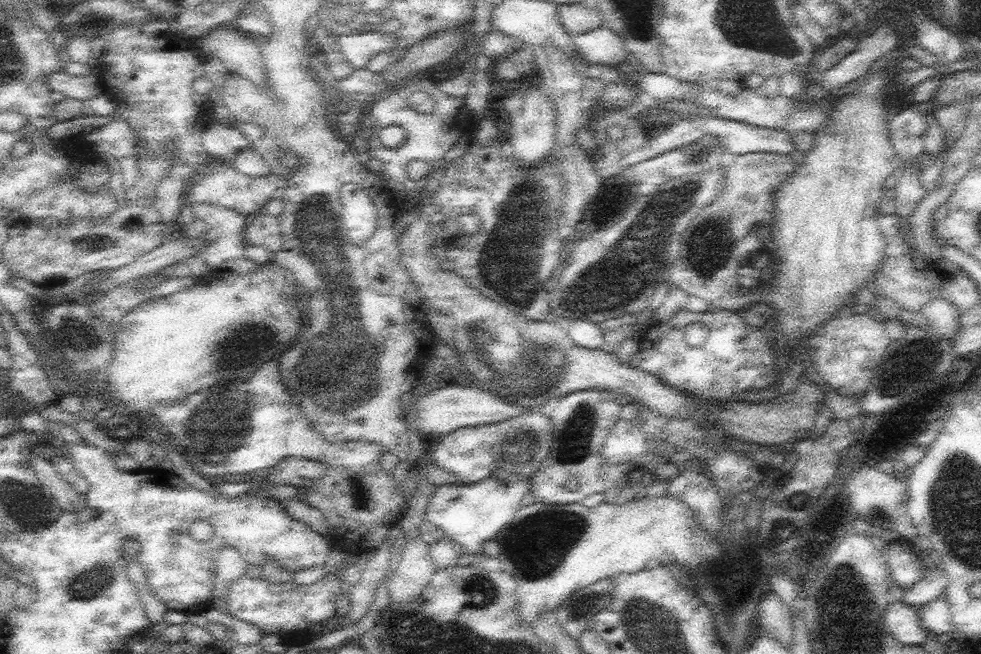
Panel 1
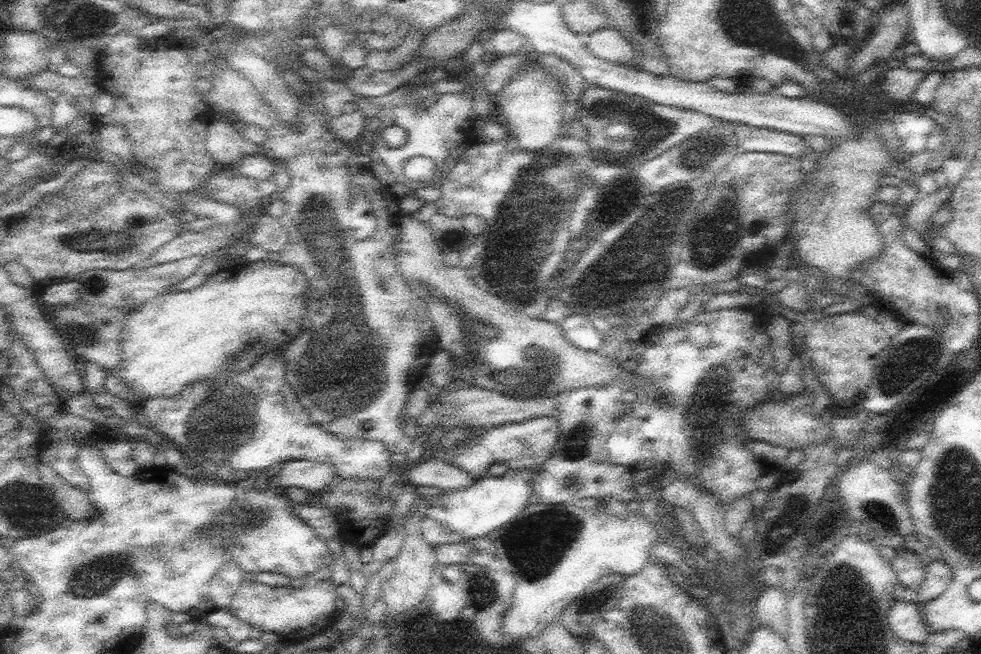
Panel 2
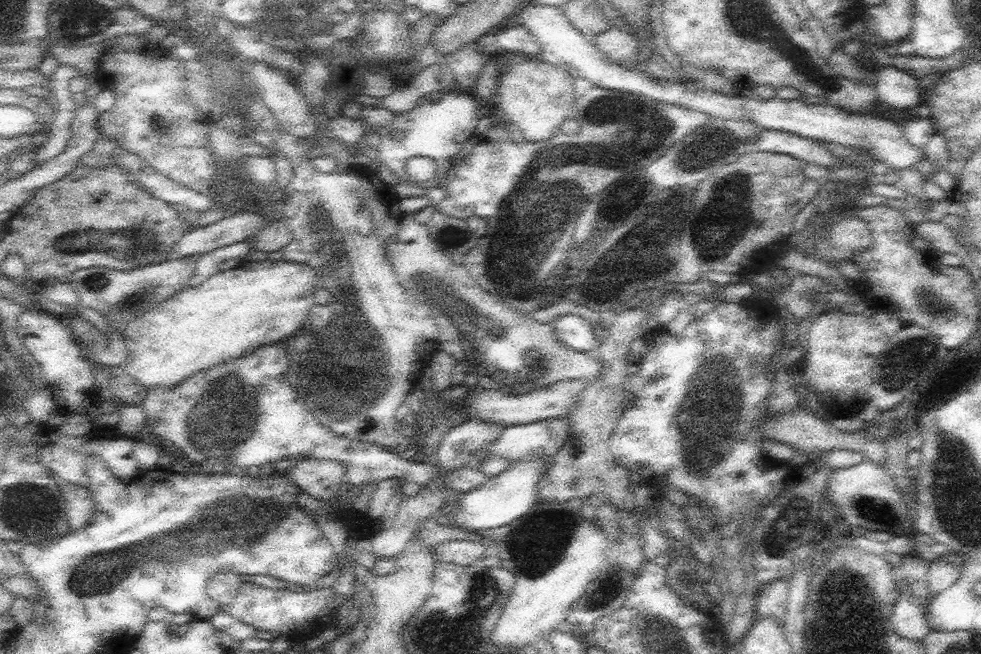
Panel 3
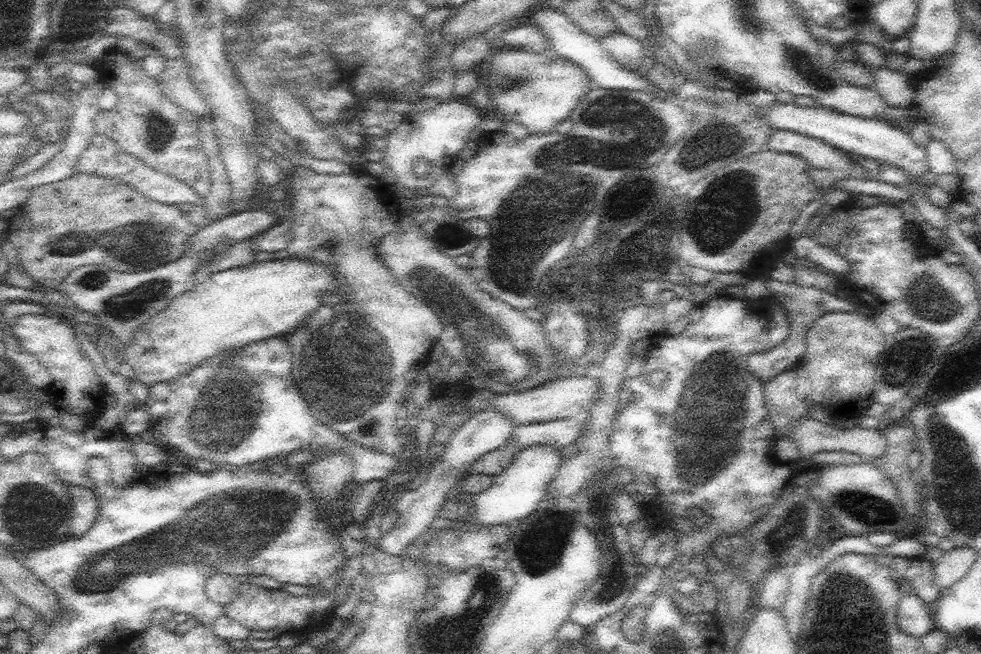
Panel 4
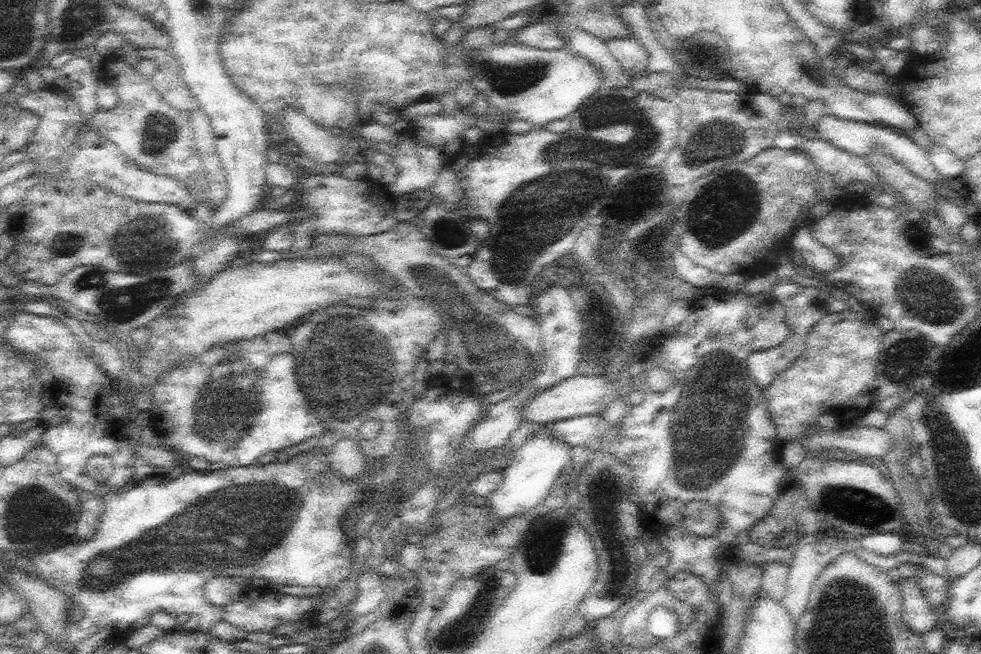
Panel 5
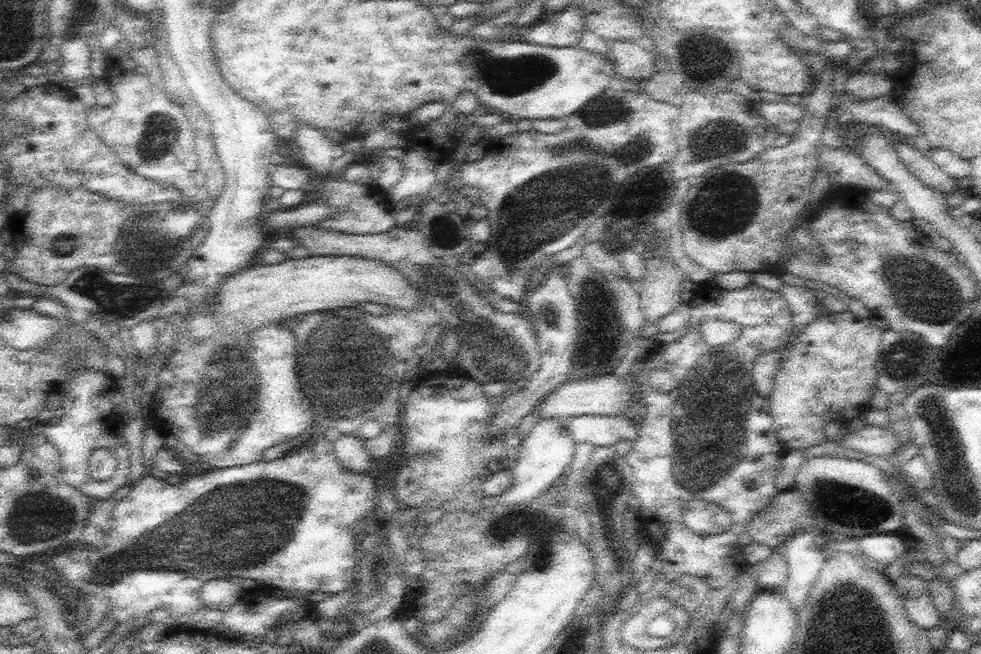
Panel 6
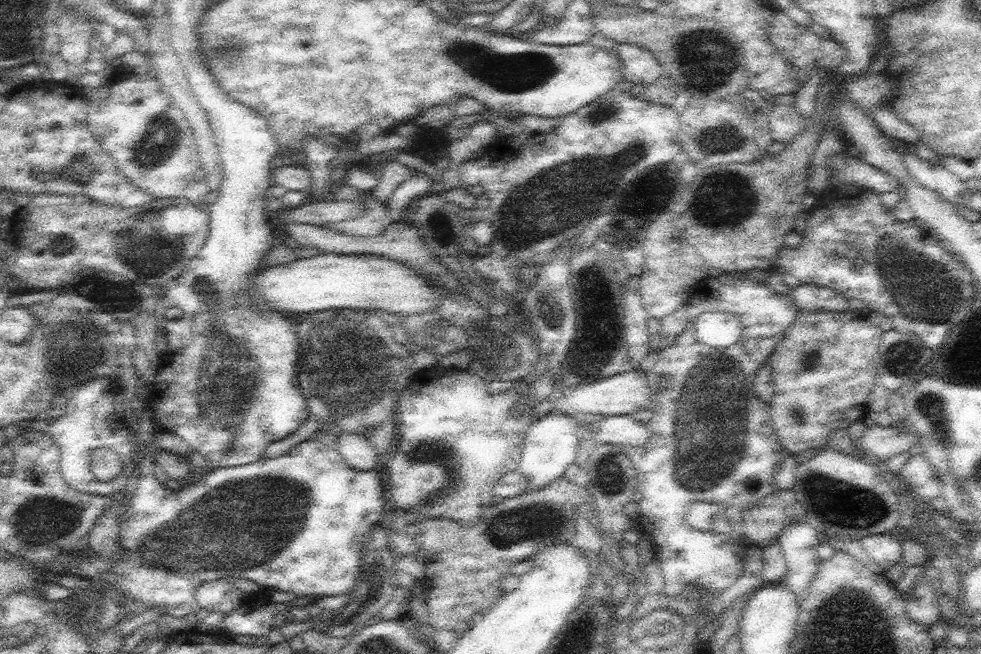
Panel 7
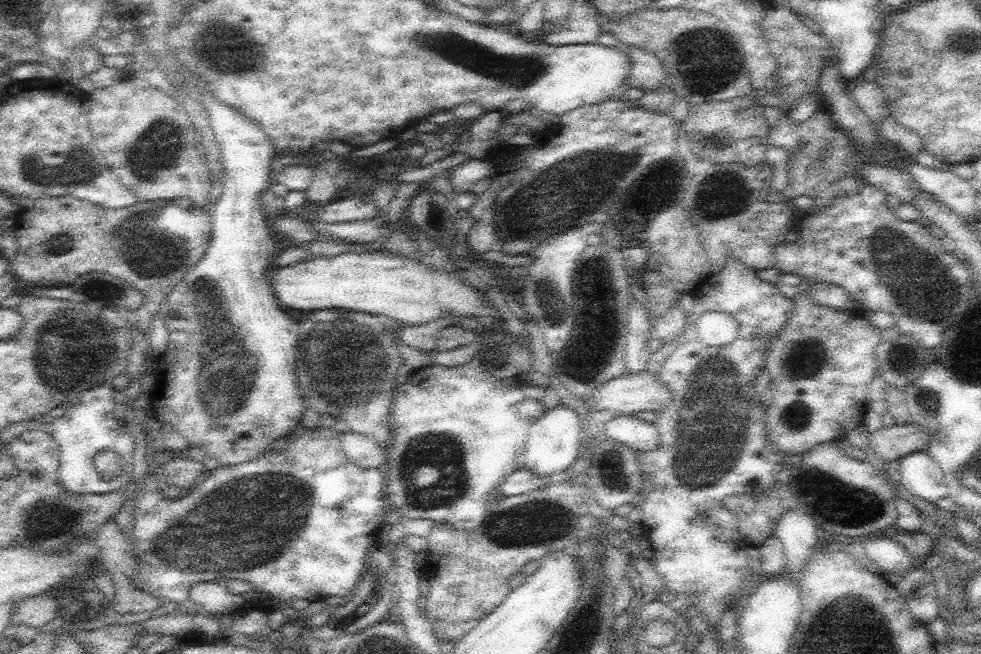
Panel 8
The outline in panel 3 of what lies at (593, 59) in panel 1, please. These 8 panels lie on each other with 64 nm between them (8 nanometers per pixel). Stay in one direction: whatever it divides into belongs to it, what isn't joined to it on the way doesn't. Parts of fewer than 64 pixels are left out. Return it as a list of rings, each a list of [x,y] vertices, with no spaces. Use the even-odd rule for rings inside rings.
[[[611,26],[611,30],[605,30],[603,34],[597,34],[593,42],[597,44],[599,50],[603,50],[607,54],[607,58],[613,58],[623,68],[639,66],[637,64],[637,44],[639,44],[639,40],[631,32],[623,32],[623,30],[617,30],[615,26]]]

